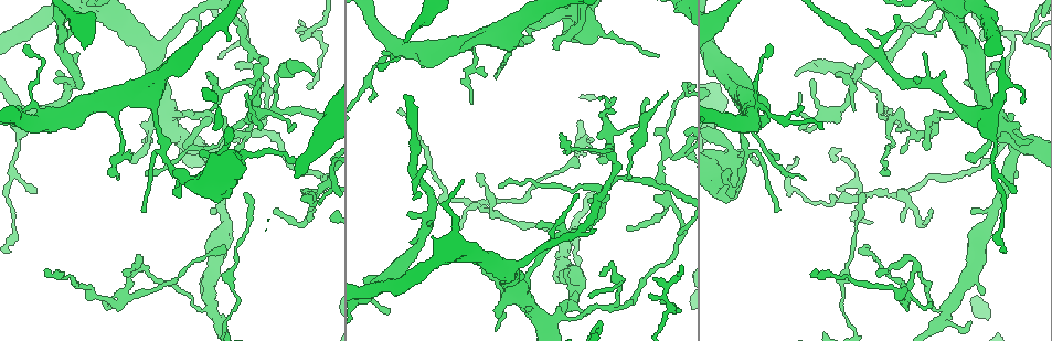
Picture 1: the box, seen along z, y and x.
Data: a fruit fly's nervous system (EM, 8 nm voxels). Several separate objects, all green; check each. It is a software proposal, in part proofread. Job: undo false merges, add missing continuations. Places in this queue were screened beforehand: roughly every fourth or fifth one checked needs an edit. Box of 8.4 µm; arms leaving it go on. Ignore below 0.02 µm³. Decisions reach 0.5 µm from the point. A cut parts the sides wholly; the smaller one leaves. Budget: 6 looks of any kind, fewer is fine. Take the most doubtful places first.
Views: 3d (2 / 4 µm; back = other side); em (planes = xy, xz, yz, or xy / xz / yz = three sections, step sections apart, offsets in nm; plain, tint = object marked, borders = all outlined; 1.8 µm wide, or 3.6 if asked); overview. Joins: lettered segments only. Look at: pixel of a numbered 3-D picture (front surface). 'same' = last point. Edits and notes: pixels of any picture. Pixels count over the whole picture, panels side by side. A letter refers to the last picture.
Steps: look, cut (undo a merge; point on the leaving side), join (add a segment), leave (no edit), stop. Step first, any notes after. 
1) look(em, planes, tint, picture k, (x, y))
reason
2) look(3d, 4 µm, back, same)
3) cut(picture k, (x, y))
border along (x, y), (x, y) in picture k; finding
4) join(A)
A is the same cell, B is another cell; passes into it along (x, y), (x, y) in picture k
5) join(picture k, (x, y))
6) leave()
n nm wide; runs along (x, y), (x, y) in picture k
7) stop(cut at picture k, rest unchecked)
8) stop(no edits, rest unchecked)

look(em, planes, tint, picture 1, (315, 198))
calibre changes

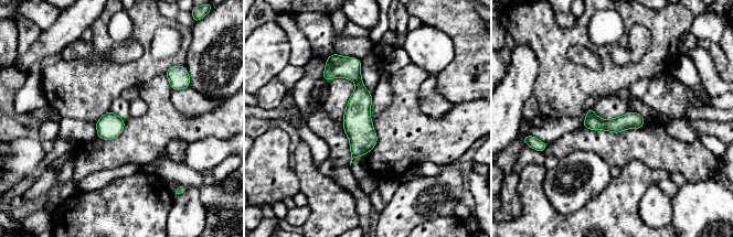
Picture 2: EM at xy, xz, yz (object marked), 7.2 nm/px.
look(em, planes, borders, same)

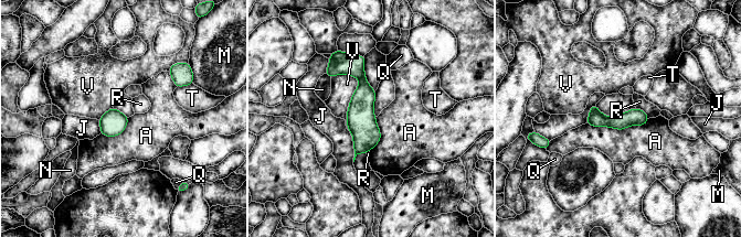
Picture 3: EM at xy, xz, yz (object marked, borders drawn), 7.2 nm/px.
leave()
A, J, M, N, Q, R, T and V are other cells; border along (649, 118), (623, 129), (585, 124) in picture 3; one cell here

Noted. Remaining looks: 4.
look(em, planes, borders, picture 1, (758, 164))
free end

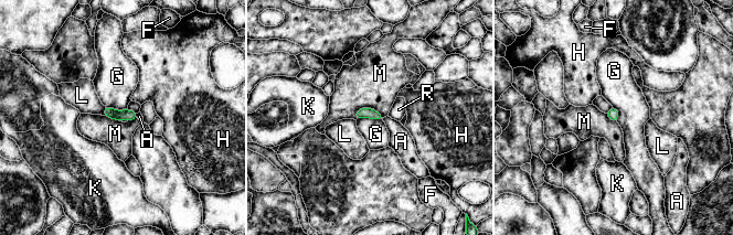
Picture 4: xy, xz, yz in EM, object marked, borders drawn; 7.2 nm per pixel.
leave()
80 nm wide; A, F, G, H, K, L, M and R are other cells; border along (357, 118), (382, 120) in picture 4; no lettered segment goes on from it

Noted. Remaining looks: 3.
look(3d, 2 µm, picture 1, (604, 206))
narrows sharply

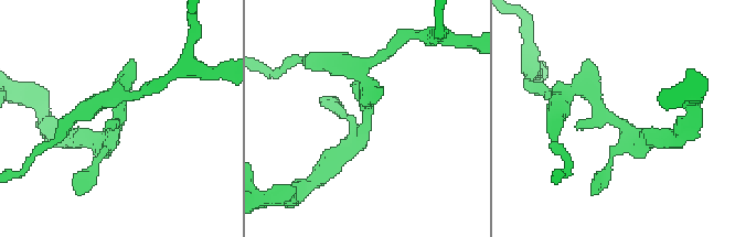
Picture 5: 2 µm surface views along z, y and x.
look(em, xz, step 8, tint, picture 5, (362, 115))
shape alone is not enough

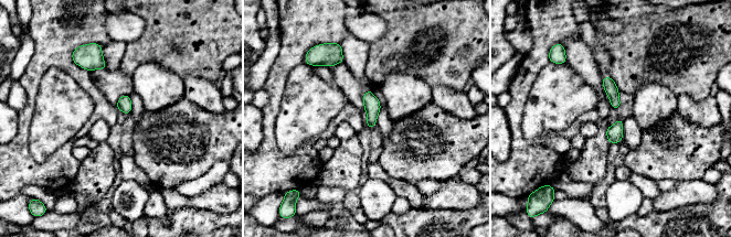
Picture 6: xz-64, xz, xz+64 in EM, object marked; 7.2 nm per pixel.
look(em, planes, borders, same)

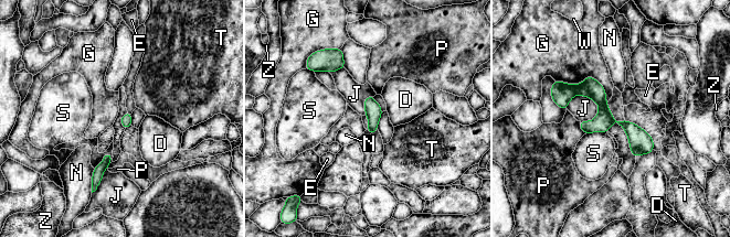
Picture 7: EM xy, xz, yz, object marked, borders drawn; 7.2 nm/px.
cut(picture 7, (561, 93))
D, E, G, J, N, P, S, T, W and Z are other cells; border along (573, 86), (577, 93) in picture 7; a second cell is stuck on

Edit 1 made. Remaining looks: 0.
stop(cut at picture 7, rest unchecked)

